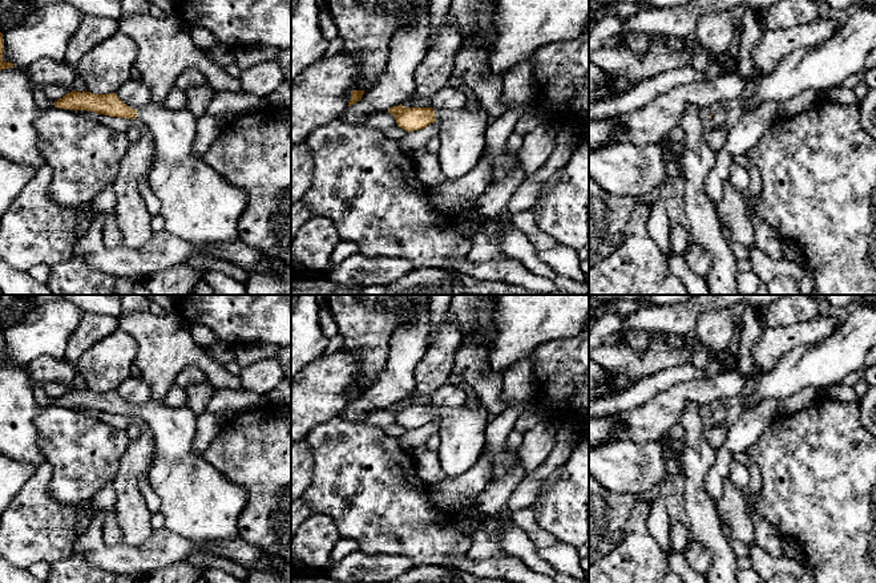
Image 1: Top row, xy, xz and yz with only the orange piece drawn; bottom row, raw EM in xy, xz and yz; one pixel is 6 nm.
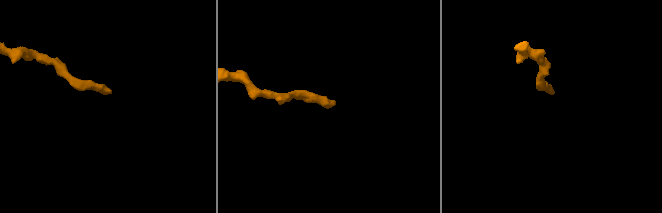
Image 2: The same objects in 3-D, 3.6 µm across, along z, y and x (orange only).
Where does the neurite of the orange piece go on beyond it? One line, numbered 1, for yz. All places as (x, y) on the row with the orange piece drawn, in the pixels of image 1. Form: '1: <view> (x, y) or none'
1: yz (705, 113)

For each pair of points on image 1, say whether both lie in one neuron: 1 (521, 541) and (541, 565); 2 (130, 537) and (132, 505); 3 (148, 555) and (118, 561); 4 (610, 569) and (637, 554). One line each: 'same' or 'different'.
1: same
2: same
3: same
4: same

